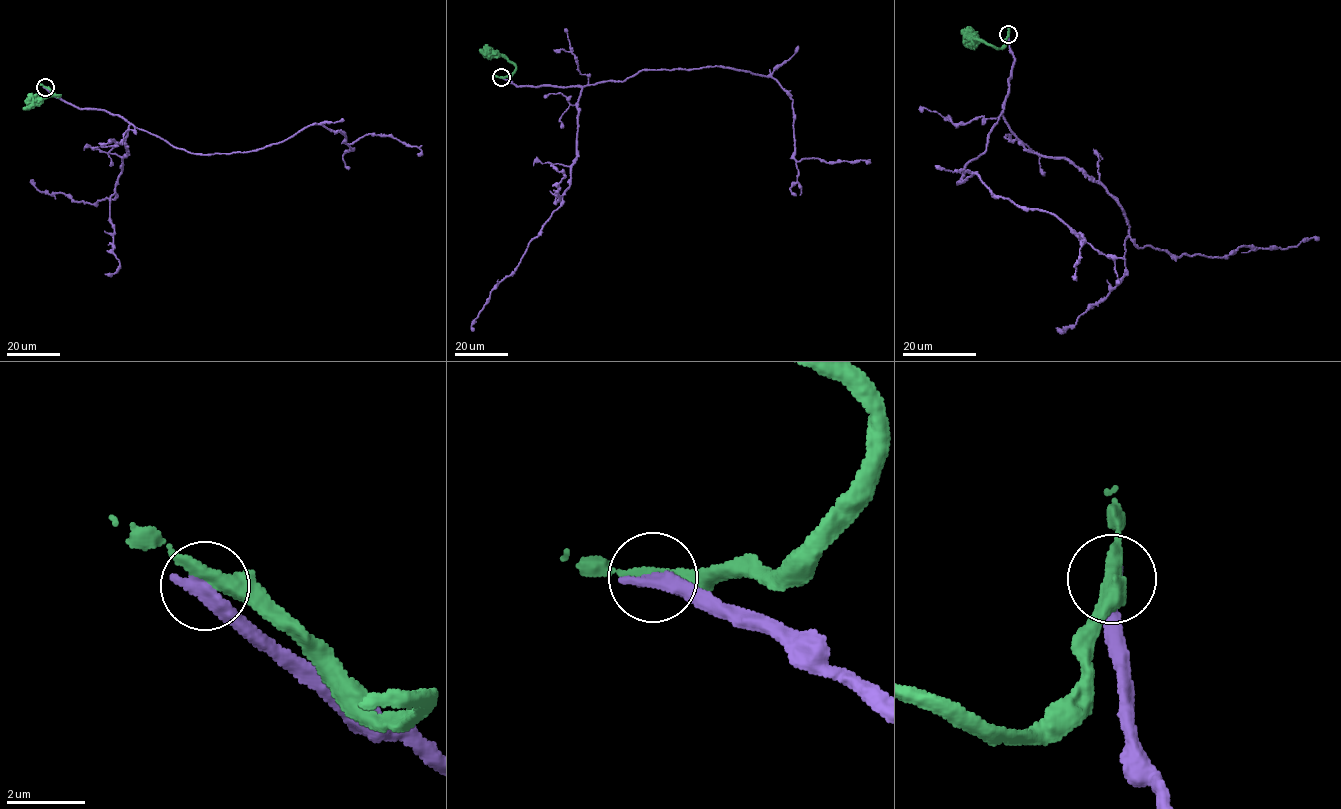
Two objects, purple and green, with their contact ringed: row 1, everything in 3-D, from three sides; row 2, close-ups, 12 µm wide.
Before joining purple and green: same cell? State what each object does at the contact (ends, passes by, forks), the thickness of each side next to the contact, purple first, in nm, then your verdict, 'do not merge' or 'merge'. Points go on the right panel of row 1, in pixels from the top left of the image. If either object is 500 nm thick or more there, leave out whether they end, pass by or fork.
purple ends there; green passes by; 400 nm thick on the purple side, 360 nm on the other; do not merge

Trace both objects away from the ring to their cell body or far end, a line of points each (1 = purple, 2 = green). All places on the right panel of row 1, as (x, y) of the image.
1: (1008, 34), (1005, 107), (957, 185), (976, 173), (993, 193), (1080, 233), (1076, 280)
2: (1008, 34), (1001, 47), (977, 39), (975, 41), (976, 38), (966, 45)

